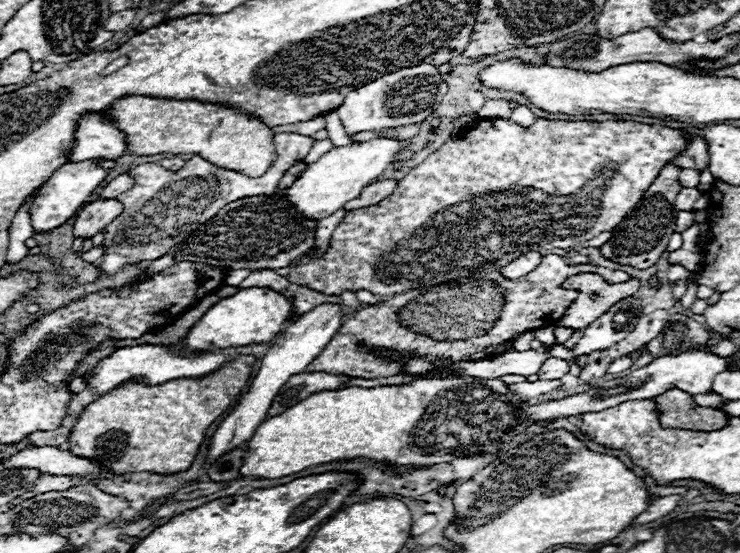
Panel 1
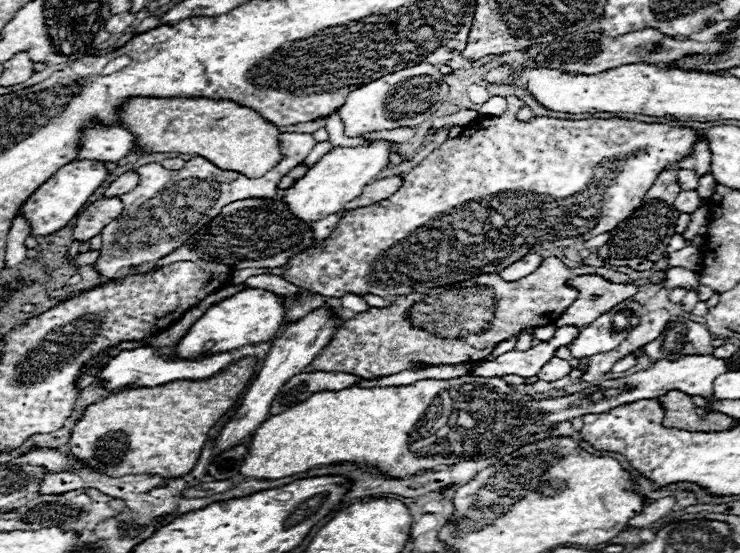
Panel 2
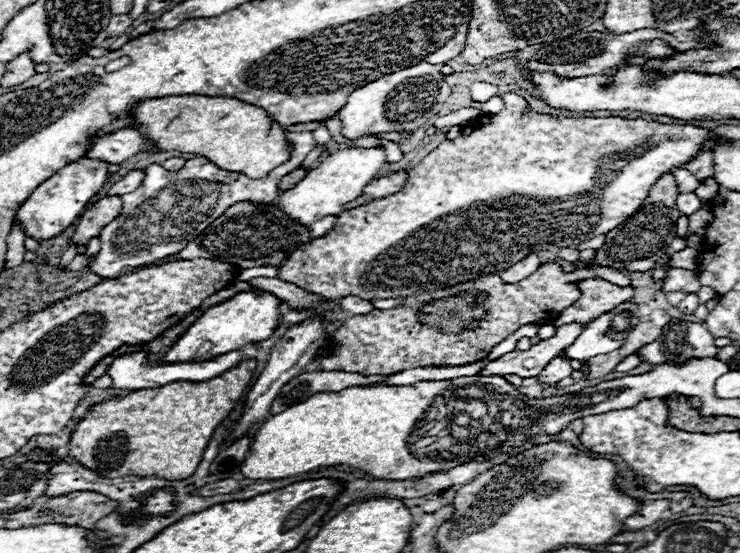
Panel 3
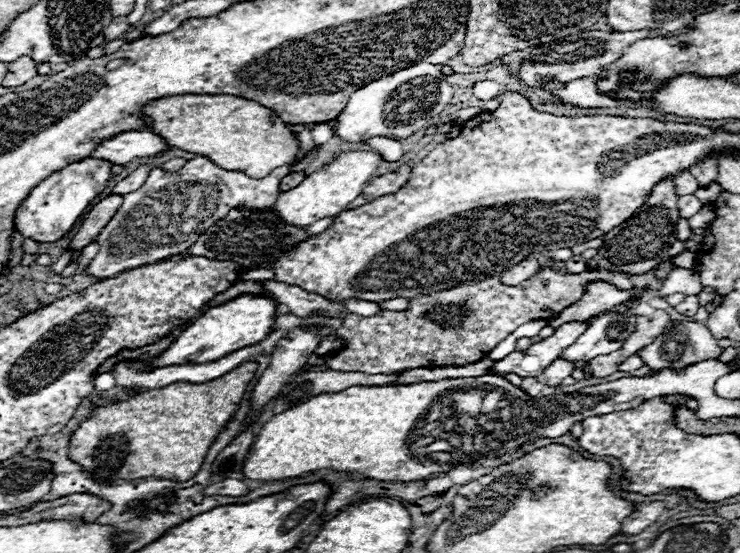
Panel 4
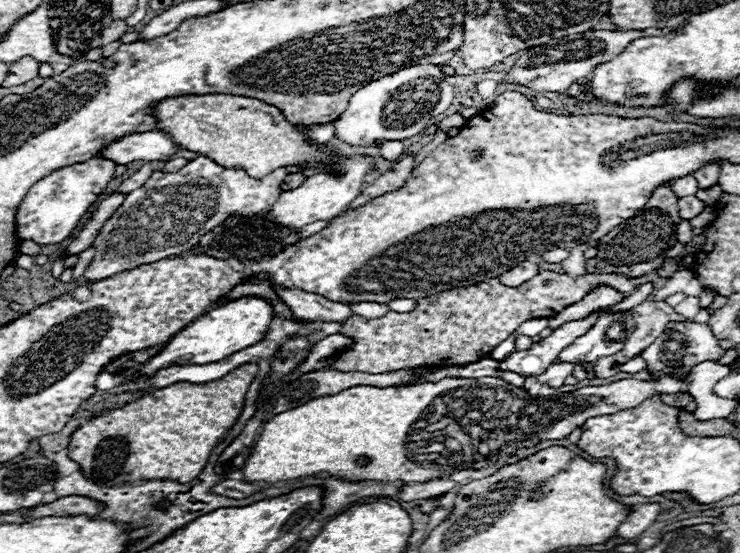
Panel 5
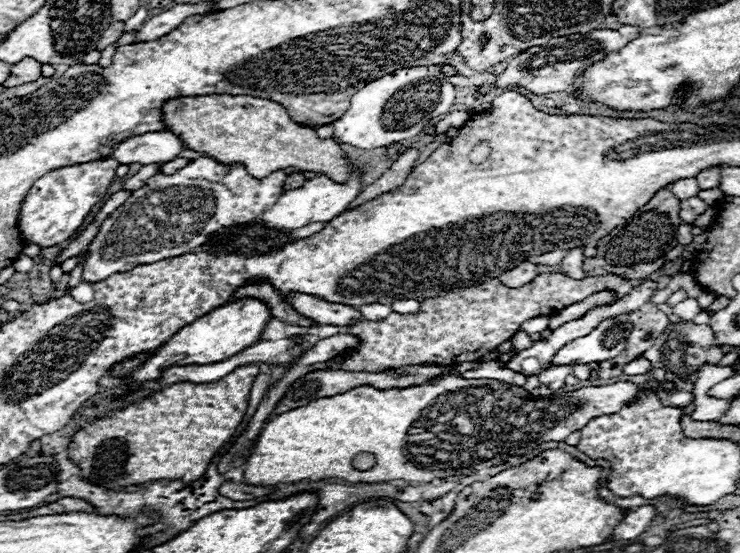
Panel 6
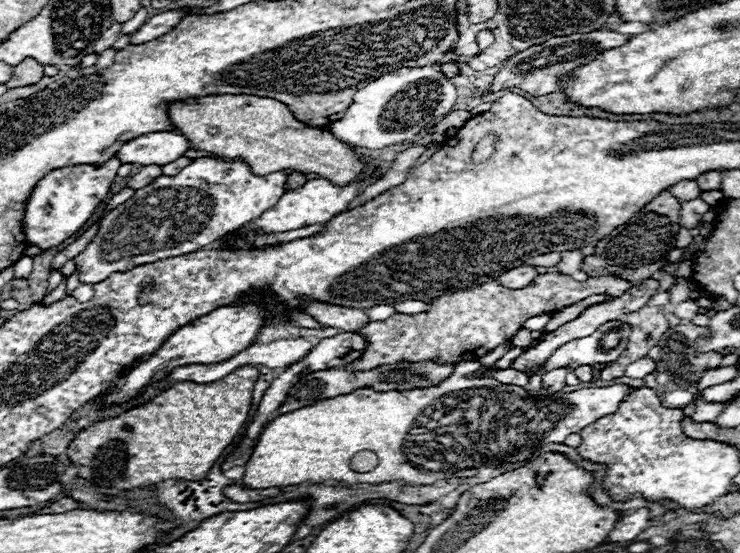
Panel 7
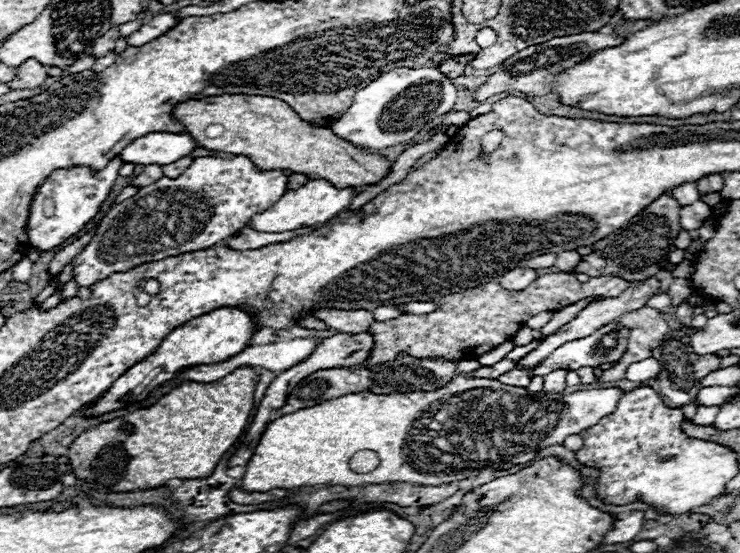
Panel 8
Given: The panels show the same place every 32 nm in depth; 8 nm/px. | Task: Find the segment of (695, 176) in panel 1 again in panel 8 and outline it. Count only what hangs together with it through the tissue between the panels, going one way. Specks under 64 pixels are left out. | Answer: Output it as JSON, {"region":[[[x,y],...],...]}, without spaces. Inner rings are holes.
{"region":[[[696,182],[680,184],[680,186],[672,188],[672,190],[670,190],[670,194],[678,200],[678,204],[680,204],[680,206],[684,206],[684,204],[692,204],[694,200],[698,200],[698,198],[700,198],[700,192],[698,192],[698,188],[696,188]]]}

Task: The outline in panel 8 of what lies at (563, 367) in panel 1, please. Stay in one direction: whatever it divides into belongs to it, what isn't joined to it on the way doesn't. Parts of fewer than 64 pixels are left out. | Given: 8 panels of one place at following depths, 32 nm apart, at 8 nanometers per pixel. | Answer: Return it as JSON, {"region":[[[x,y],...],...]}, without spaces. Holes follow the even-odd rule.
{"region":[[[554,370],[552,374],[542,376],[544,378],[544,390],[546,392],[562,392],[566,388],[566,374],[568,374],[568,370]]]}

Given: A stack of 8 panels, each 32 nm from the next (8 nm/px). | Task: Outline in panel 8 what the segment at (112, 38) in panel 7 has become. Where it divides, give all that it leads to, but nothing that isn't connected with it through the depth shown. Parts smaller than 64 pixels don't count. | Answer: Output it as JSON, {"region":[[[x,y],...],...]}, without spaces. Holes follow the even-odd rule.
{"region":[[[112,26],[112,28],[114,28],[114,30],[108,30],[108,34],[104,34],[102,38],[96,40],[96,44],[94,44],[94,48],[92,48],[92,54],[94,54],[96,58],[100,58],[100,56],[104,56],[108,50],[112,50],[112,42],[116,40],[114,34],[118,34],[118,26]]]}

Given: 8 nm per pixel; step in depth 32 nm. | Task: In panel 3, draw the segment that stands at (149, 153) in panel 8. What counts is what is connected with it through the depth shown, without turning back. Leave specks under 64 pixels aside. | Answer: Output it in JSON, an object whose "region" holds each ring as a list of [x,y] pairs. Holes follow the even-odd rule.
{"region":[[[124,128],[124,130],[104,134],[104,136],[94,136],[90,140],[90,148],[84,154],[84,158],[120,164],[122,160],[142,154],[142,152],[154,152],[154,150],[150,148],[150,144],[144,140],[142,134],[130,128]]]}

